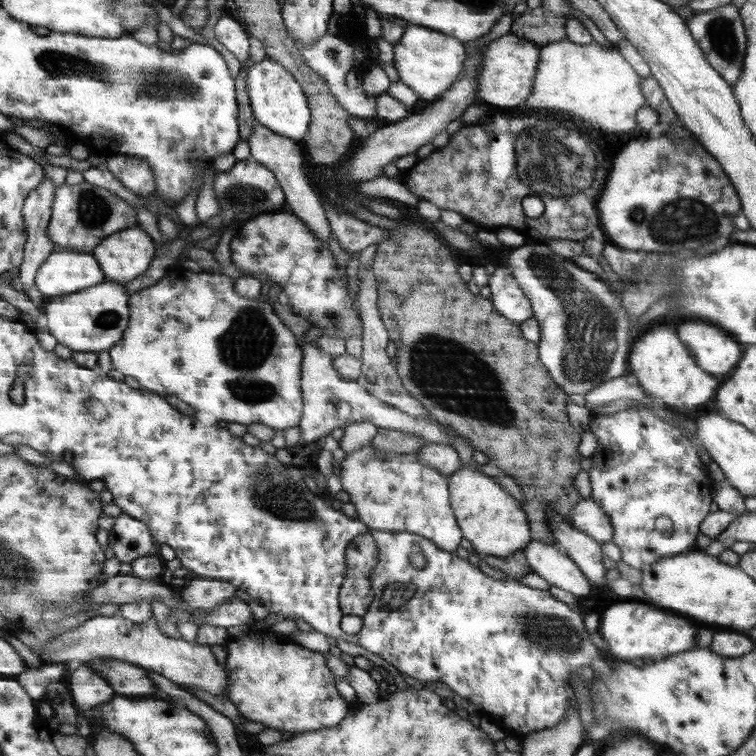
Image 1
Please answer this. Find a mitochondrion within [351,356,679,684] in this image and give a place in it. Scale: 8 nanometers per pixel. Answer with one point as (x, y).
(557, 636)

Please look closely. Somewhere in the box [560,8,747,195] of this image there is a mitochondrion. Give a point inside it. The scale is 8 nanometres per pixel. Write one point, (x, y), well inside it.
(722, 39)

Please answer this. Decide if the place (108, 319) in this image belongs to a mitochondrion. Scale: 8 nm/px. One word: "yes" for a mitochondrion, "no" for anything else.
yes

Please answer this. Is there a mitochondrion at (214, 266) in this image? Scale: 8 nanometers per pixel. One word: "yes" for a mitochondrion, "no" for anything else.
no

